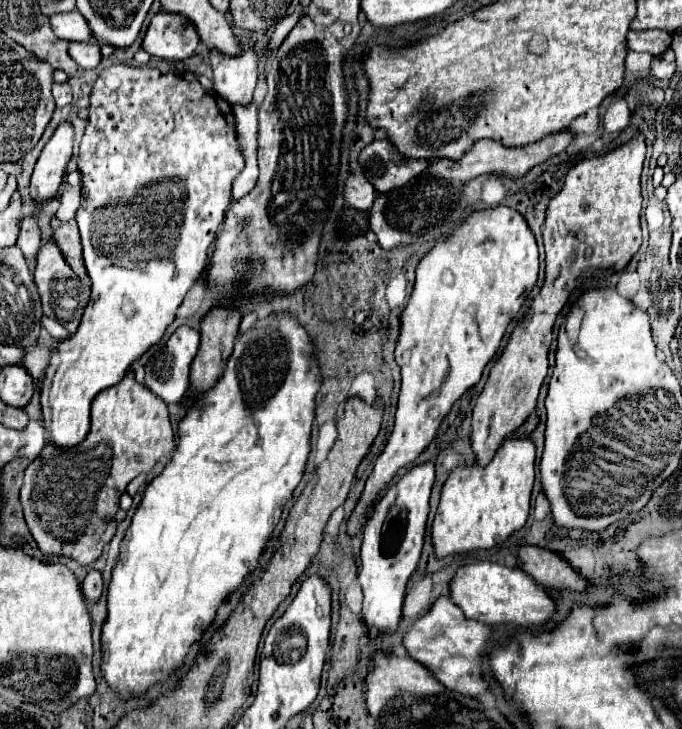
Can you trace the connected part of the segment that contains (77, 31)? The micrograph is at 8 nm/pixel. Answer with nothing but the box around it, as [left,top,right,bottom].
[50,11,92,41]

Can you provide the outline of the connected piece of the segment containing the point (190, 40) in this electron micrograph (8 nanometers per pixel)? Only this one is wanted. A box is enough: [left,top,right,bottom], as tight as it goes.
[142,13,200,61]

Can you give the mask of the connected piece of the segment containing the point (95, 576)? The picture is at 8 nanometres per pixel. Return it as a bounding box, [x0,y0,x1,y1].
[82,571,102,603]

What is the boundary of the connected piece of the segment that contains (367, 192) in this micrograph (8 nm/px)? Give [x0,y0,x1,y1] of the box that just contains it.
[344,173,376,209]

